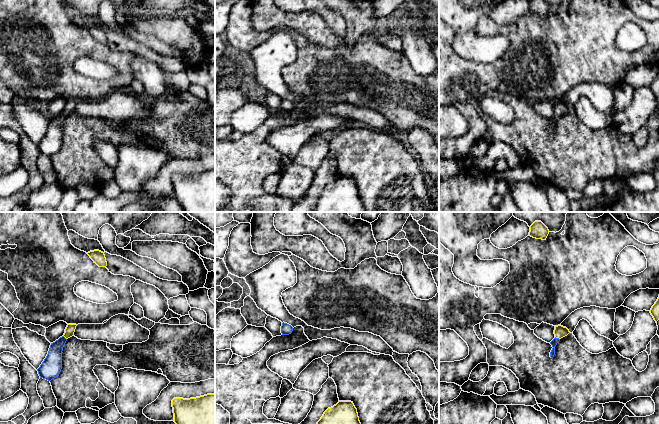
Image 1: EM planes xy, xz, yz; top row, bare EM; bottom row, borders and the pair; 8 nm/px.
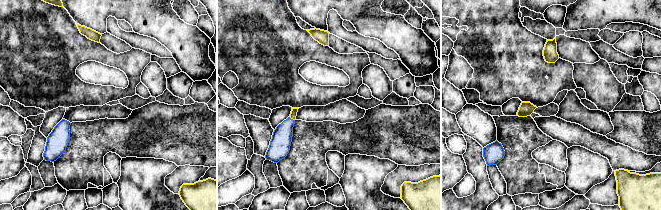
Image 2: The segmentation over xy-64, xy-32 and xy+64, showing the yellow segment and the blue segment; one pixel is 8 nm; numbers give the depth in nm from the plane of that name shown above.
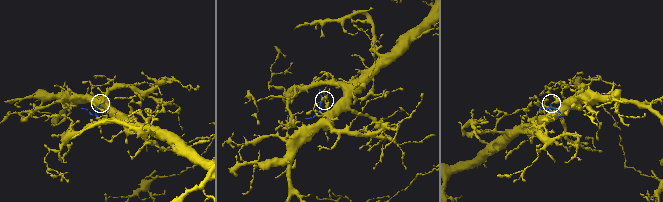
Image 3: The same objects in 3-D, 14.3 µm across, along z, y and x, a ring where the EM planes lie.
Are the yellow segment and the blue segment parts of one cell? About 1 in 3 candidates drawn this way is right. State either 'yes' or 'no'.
yes

